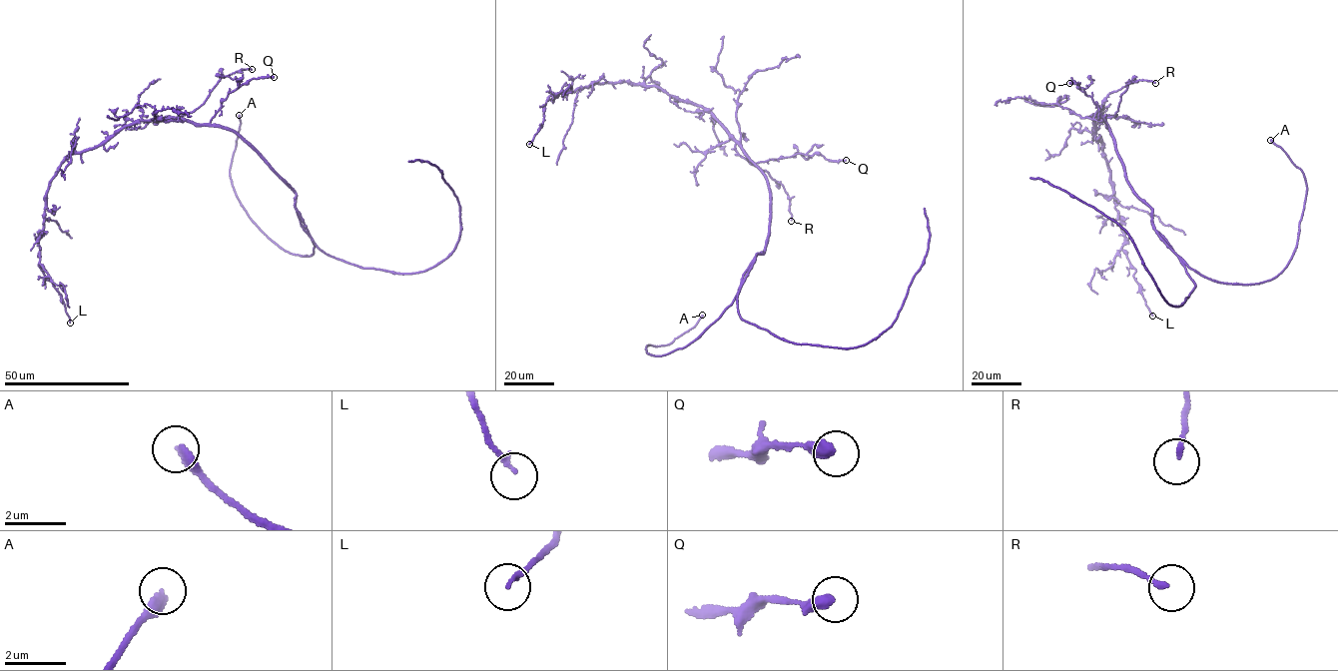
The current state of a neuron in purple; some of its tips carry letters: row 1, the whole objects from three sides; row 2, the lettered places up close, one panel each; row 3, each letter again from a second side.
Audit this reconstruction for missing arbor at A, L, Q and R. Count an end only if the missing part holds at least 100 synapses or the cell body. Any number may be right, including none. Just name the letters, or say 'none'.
none

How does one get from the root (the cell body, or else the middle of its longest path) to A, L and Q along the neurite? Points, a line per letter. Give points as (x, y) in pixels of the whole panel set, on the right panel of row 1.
A: (1134, 192), (1191, 269), (1223, 283), (1270, 280), (1297, 245), (1306, 190), (1302, 170), (1270, 140)
L: (1134, 192), (1105, 119), (1093, 114), (1093, 138), (1102, 145), (1124, 235), (1121, 250), (1152, 316)
Q: (1134, 192), (1108, 124), (1098, 107), (1083, 88), (1077, 88), (1079, 84), (1069, 83)

